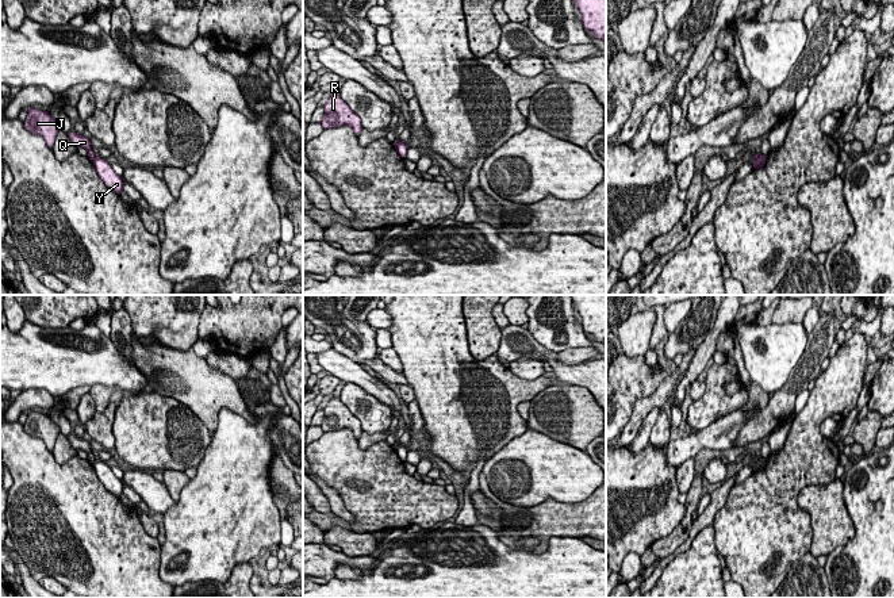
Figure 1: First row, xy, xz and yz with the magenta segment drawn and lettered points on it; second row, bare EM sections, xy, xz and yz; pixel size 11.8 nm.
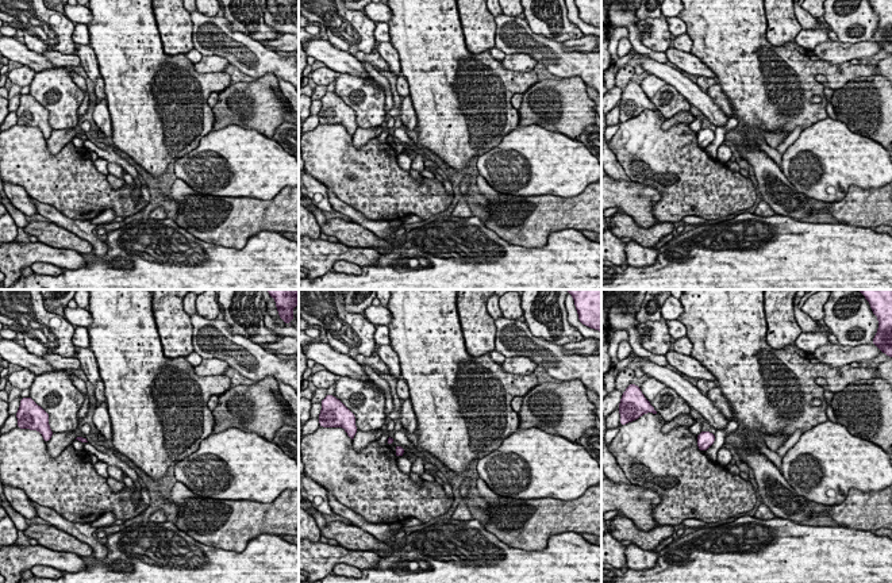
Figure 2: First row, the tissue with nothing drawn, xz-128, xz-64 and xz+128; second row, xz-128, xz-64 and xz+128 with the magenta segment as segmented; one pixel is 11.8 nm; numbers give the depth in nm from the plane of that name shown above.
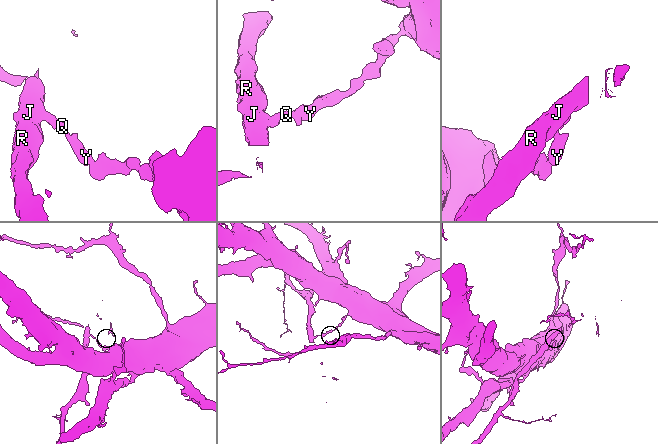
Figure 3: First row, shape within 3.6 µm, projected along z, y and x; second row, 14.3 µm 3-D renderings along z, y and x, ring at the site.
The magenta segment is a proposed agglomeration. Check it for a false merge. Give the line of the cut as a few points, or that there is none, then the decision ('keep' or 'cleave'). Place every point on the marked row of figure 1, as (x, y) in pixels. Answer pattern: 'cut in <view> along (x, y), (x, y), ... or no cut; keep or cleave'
cut in xy along (96, 157), (92, 161); cleave

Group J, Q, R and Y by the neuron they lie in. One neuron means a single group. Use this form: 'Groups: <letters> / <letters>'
Groups: J Q R / Y

